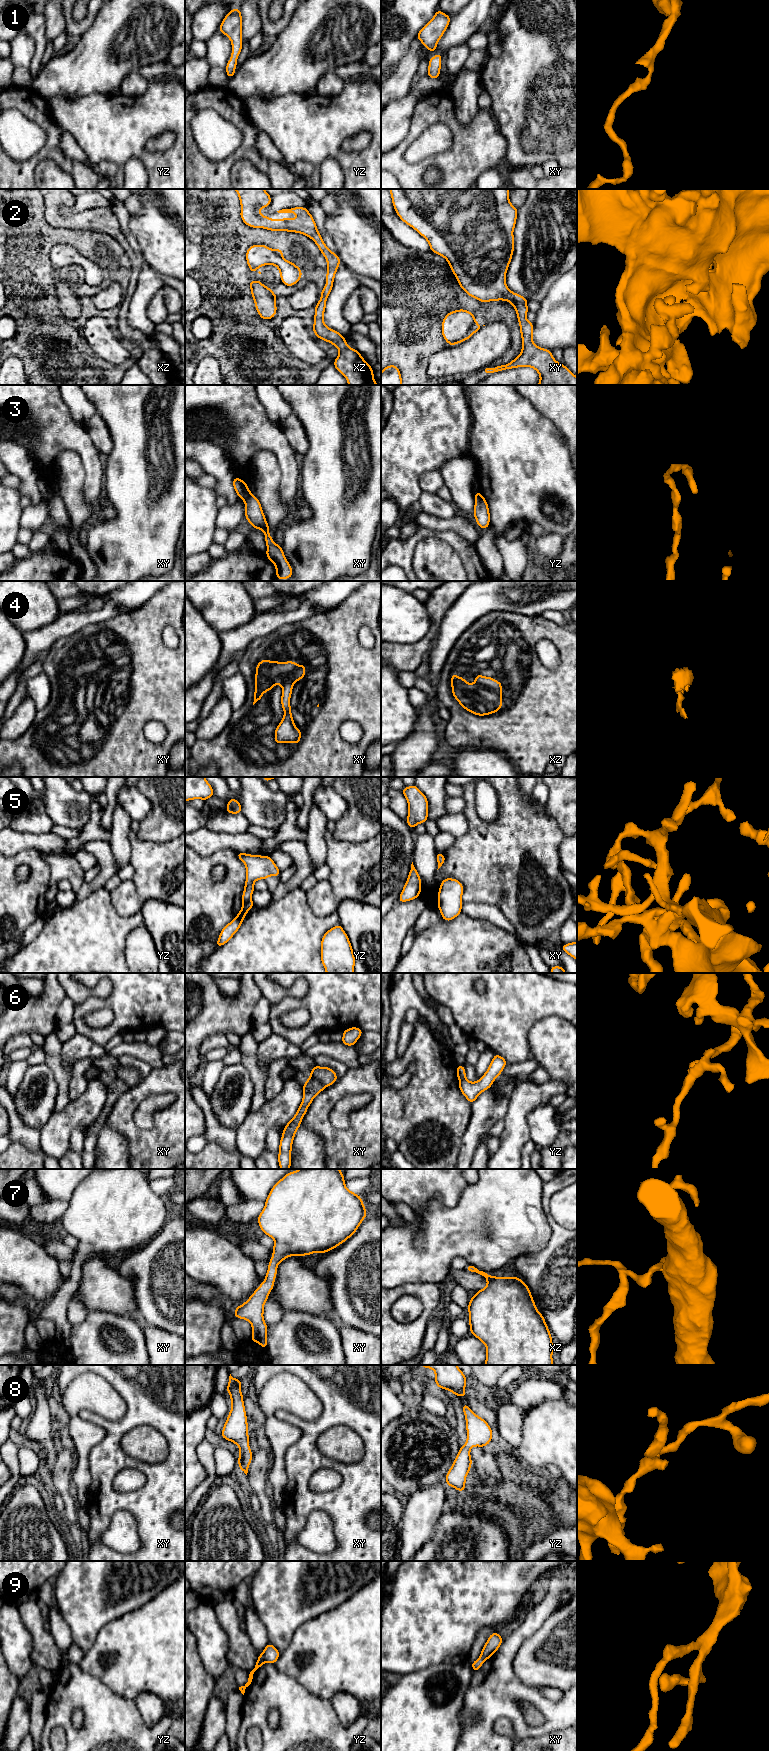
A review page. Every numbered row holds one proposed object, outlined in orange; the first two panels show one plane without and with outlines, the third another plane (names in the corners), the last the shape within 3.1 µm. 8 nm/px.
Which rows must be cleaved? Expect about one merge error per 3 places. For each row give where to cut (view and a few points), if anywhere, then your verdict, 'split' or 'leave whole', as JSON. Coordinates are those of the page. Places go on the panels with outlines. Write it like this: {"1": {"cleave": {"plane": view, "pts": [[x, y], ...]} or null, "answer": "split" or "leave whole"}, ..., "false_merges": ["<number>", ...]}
{"1": {"cleave": null, "answer": "leave whole"}, "2": {"cleave": {"plane": "xy", "pts": [[474, 320], [468, 333], [461, 340], [450, 344]]}, "answer": "split"}, "3": {"cleave": {"plane": "xy", "pts": [[251, 493], [243, 499]]}, "answer": "split"}, "4": {"cleave": null, "answer": "leave whole"}, "5": {"cleave": null, "answer": "leave whole"}, "6": {"cleave": {"plane": "xy", "pts": [[310, 1076], [325, 1086]]}, "answer": "split"}, "7": {"cleave": null, "answer": "leave whole"}, "8": {"cleave": null, "answer": "leave whole"}, "9": {"cleave": null, "answer": "leave whole"}, "false_merges": ["2", "3", "6"]}

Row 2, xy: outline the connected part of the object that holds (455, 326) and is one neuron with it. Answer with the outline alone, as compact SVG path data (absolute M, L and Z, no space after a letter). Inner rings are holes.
M459 309L449 312L442 321L442 336L448 343L462 341L475 321L472 312Z

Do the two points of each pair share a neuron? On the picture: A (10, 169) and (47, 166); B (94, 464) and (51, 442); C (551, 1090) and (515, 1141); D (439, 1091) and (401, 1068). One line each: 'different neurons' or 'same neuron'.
A: different neurons
B: same neuron
C: same neuron
D: same neuron

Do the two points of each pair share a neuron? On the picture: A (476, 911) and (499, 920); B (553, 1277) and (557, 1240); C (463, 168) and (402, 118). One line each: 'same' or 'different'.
A: same
B: same
C: different

